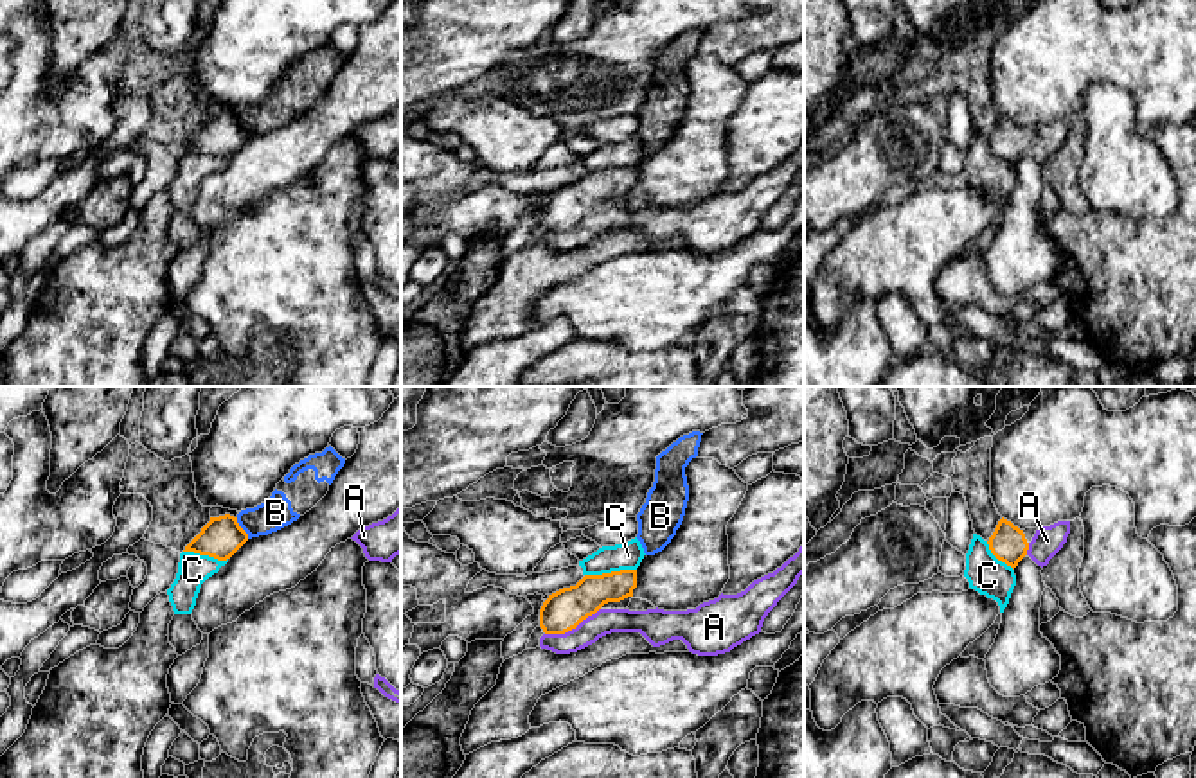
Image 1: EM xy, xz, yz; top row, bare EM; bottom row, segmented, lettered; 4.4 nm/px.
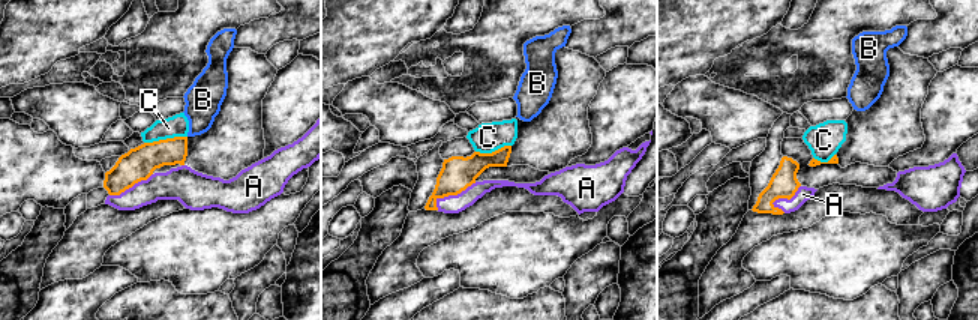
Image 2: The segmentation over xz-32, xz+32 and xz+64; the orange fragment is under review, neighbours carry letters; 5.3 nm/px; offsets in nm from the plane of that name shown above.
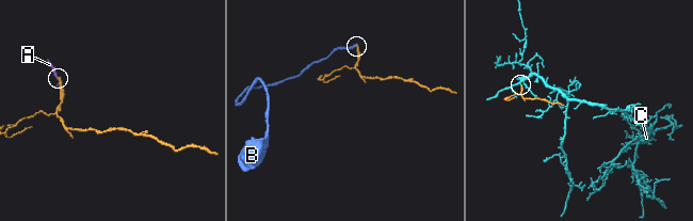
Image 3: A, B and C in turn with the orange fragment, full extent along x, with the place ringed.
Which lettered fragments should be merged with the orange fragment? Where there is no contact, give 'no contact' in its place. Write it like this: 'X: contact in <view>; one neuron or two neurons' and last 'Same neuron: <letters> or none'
A: contact in xz; one neuron
B: contact in xy; two neurons
C: contact in xz; two neurons
Same neuron: A

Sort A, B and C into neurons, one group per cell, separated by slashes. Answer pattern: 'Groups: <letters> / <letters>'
Groups: A / B / C

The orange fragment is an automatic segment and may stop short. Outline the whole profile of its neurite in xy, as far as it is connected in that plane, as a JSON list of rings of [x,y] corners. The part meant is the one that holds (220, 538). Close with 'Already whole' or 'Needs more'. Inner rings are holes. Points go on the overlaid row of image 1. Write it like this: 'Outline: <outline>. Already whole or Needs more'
Outline: [[[225,514],[210,517],[201,532],[185,546],[183,552],[209,555],[218,561],[230,559],[245,543],[248,534],[239,526],[237,517]]]. Already whole

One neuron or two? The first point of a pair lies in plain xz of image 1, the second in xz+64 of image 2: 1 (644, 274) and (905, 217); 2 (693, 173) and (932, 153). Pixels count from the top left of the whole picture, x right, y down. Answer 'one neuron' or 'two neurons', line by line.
1: two neurons
2: two neurons

